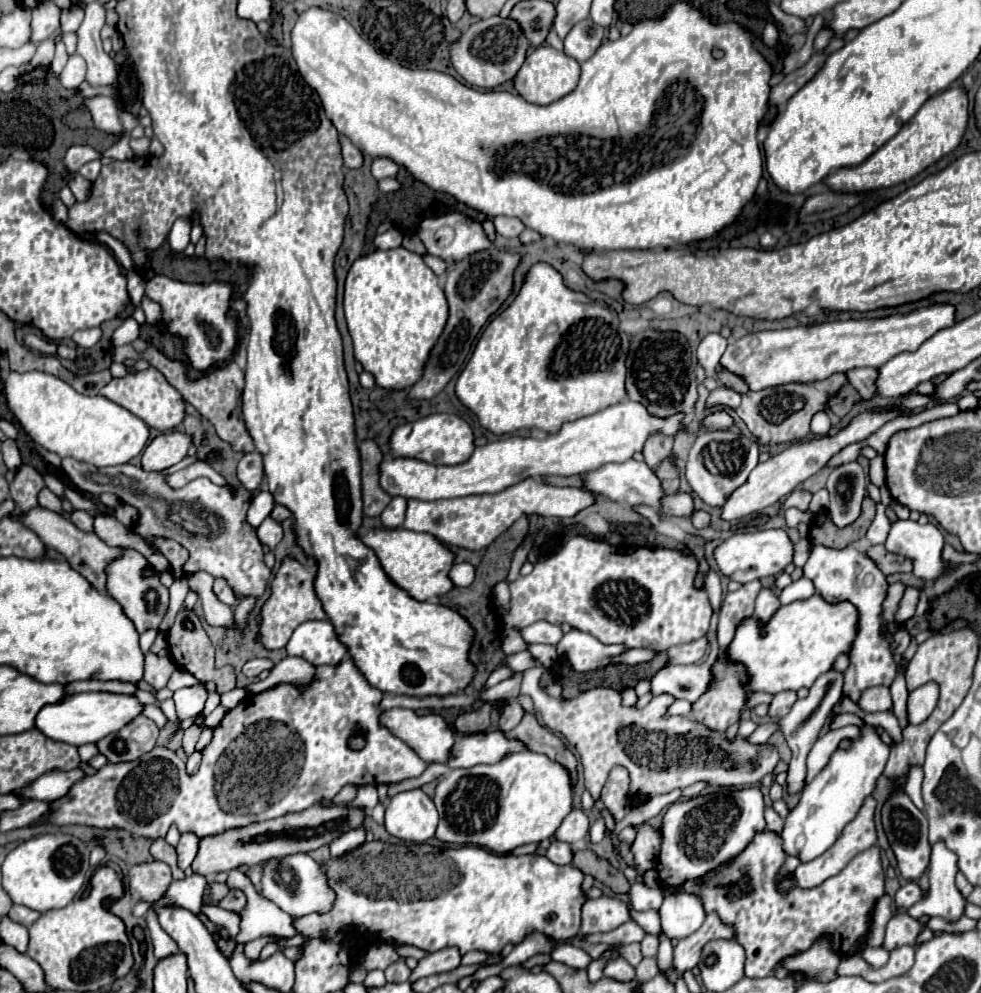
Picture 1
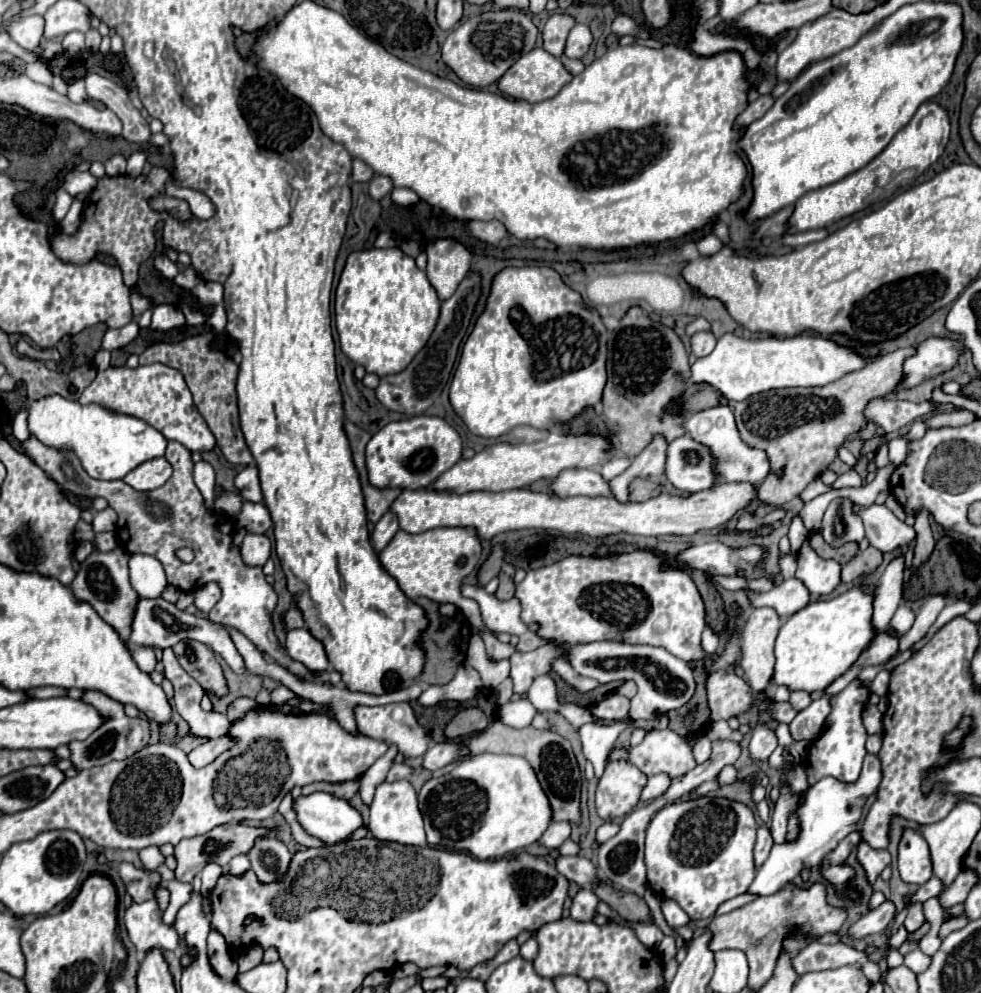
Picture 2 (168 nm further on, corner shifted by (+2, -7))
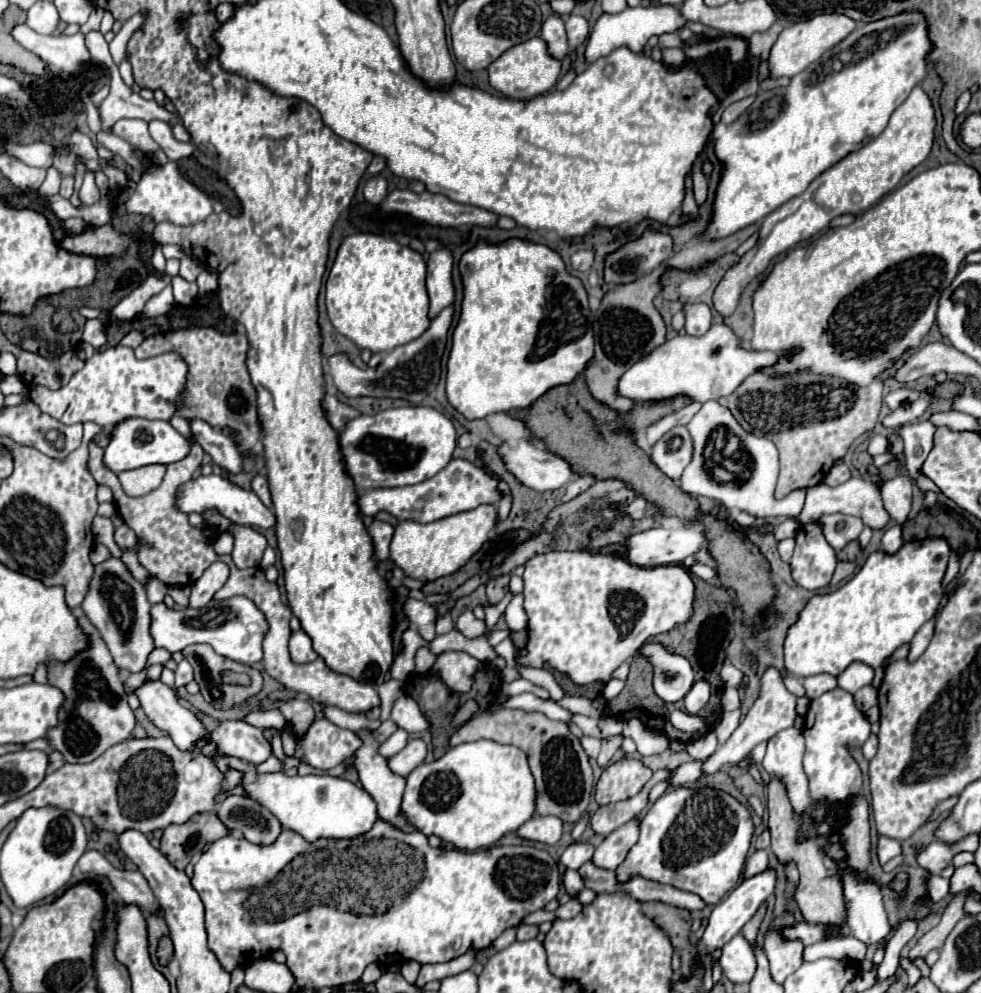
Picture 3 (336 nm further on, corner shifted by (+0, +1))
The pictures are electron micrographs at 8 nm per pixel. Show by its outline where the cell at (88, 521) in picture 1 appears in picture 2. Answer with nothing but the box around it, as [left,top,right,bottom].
[95,533,119,551]

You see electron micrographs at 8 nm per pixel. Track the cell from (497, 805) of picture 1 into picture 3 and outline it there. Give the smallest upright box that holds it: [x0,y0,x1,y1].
[401,739,535,851]

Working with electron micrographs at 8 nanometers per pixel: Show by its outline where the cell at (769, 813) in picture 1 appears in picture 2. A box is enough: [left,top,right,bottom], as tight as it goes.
[755,825,773,867]

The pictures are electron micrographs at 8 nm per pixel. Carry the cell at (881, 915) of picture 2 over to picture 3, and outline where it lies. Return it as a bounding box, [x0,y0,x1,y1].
[781,921,827,945]

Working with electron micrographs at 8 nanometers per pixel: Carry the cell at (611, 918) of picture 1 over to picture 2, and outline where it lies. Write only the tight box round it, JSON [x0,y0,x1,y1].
[571,889,599,921]

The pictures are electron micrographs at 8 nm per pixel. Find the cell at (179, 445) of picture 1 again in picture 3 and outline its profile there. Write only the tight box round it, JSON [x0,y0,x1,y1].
[117,465,165,497]

